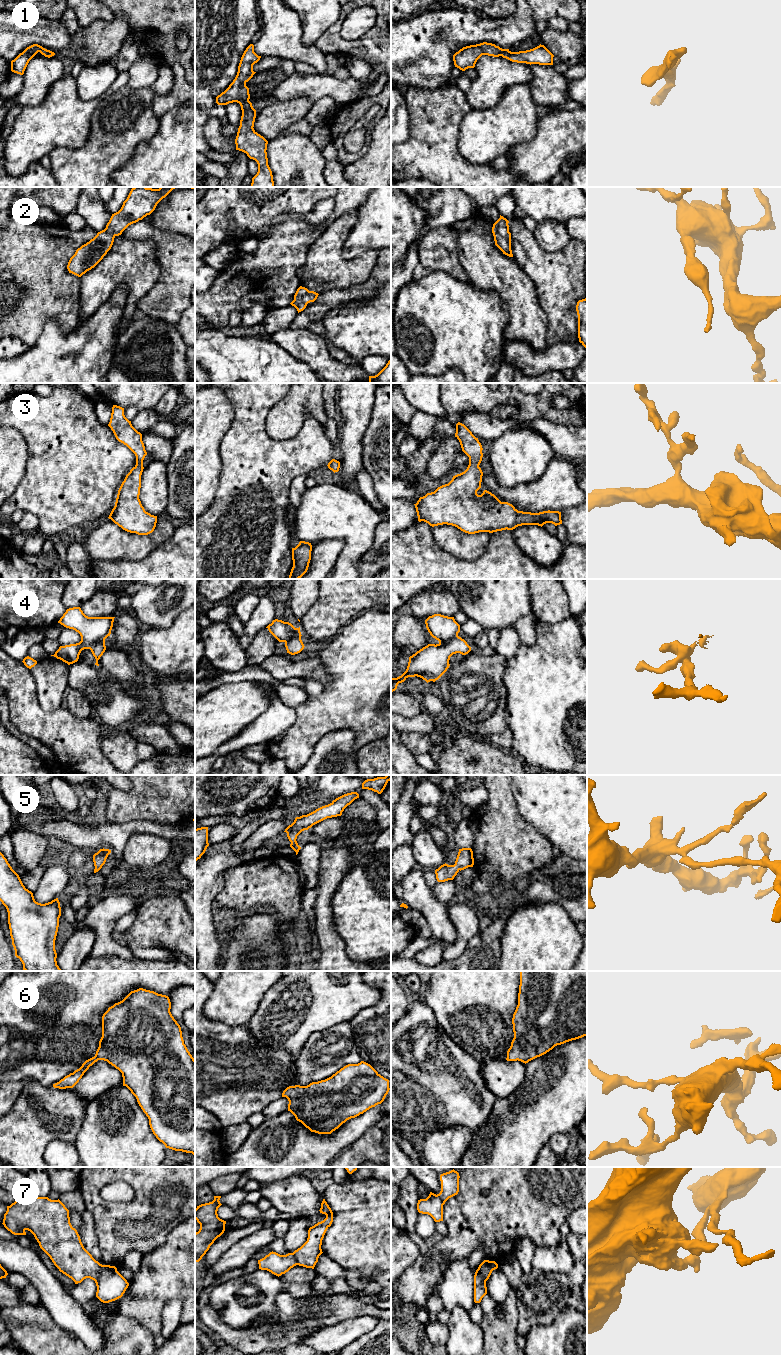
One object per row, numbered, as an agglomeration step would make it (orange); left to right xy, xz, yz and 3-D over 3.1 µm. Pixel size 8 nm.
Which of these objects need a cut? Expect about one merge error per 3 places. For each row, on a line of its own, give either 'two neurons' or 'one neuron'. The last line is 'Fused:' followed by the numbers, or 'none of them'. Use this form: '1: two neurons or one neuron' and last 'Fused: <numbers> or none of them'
1: one neuron
2: one neuron
3: one neuron
4: two neurons
5: one neuron
6: one neuron
7: two neurons
Fused: 4, 7

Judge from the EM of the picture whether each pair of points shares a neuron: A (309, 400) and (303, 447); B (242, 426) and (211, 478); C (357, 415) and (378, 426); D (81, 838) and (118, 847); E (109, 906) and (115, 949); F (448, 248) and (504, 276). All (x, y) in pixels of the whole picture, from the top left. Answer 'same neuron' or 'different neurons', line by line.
A: different neurons
B: different neurons
C: different neurons
D: same neuron
E: same neuron
F: different neurons

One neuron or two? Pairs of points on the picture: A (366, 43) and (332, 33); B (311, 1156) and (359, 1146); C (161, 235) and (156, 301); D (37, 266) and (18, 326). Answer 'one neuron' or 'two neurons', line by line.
A: one neuron
B: two neurons
C: one neuron
D: one neuron

